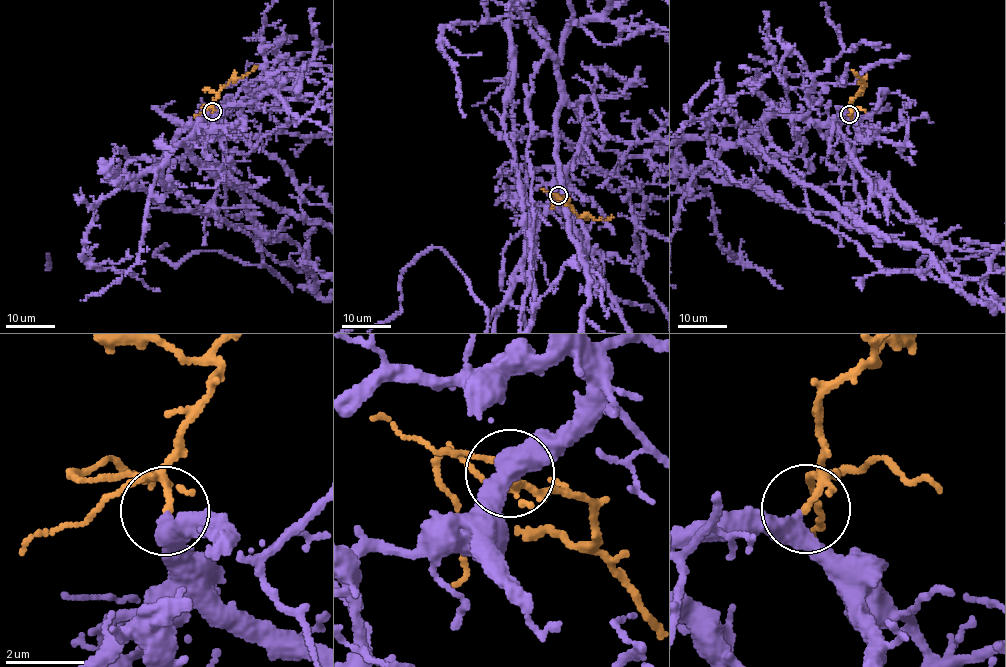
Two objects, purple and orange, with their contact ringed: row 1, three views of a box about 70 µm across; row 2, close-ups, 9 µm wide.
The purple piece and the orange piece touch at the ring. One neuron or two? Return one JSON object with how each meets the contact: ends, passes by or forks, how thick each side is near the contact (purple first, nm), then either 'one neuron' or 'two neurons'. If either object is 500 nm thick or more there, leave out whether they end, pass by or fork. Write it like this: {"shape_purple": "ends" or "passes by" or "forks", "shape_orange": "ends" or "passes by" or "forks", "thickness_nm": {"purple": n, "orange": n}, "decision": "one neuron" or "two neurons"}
{"shape_purple": "passes by", "shape_orange": "forks", "thickness_nm": {"purple": 440, "orange": 110}, "decision": "one neuron"}

